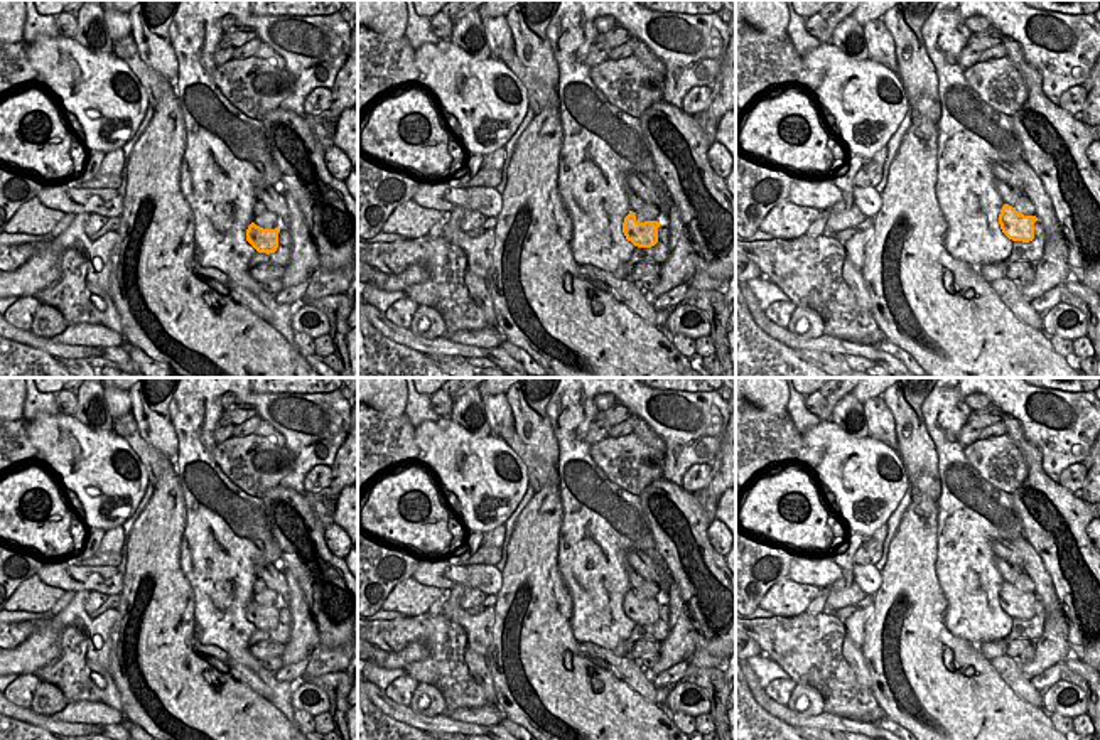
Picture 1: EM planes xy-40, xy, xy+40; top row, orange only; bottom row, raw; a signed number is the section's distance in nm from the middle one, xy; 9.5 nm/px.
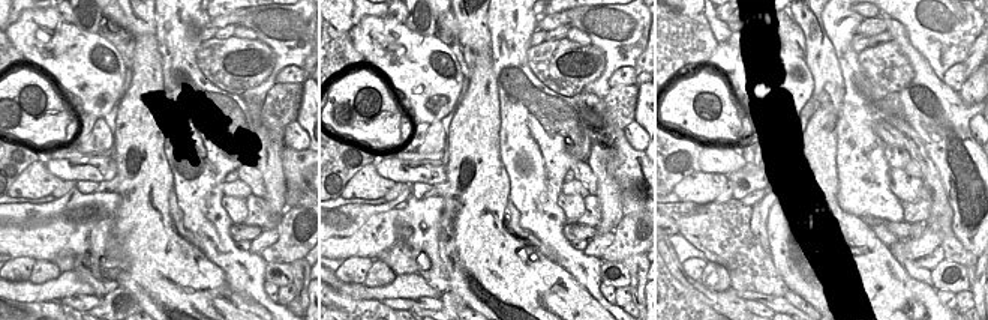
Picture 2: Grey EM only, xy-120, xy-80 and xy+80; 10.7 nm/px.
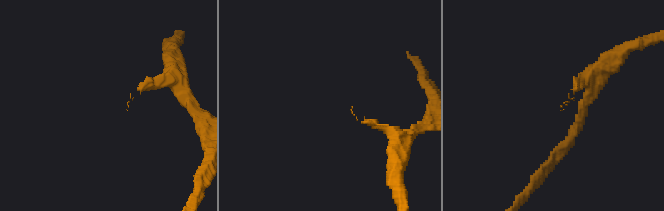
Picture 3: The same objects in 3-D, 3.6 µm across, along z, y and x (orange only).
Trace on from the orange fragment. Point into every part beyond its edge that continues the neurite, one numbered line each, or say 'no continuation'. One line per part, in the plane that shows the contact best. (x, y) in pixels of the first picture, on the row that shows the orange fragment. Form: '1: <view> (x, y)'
1: xy (496, 159)

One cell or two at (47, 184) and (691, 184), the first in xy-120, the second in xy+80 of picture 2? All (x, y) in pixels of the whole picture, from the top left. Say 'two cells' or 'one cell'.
one cell

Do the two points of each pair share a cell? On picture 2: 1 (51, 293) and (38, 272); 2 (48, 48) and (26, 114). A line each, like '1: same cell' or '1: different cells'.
1: different cells
2: different cells

